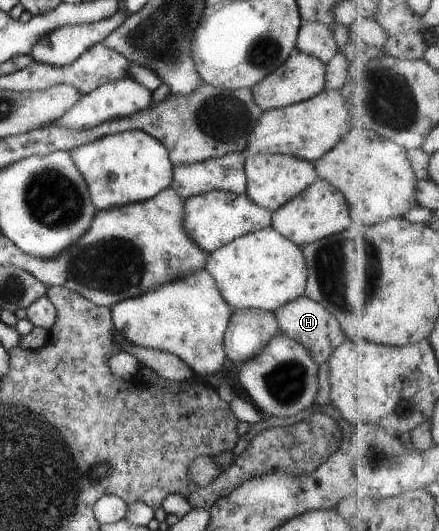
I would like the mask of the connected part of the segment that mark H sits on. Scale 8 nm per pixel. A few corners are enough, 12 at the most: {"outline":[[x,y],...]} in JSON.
{"outline":[[306,295],[274,312],[279,334],[327,365],[346,342],[340,323]]}

